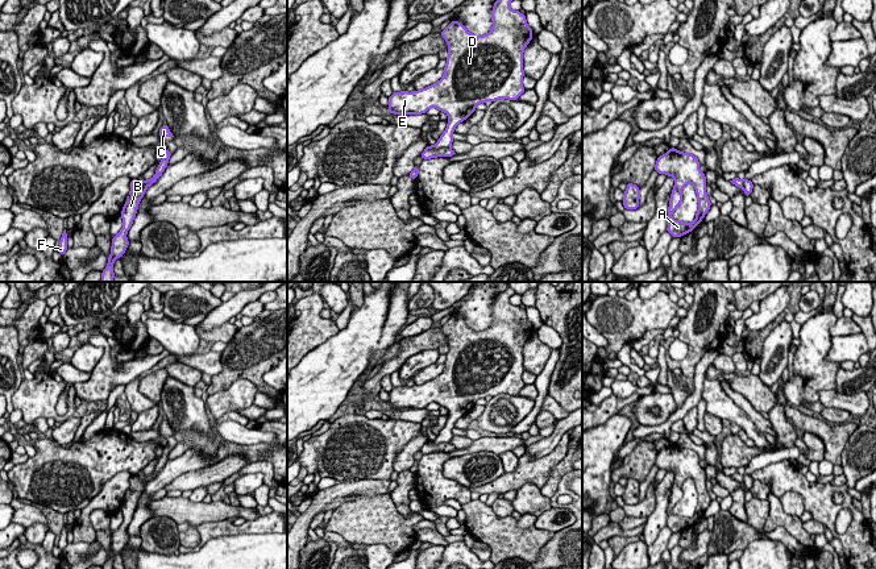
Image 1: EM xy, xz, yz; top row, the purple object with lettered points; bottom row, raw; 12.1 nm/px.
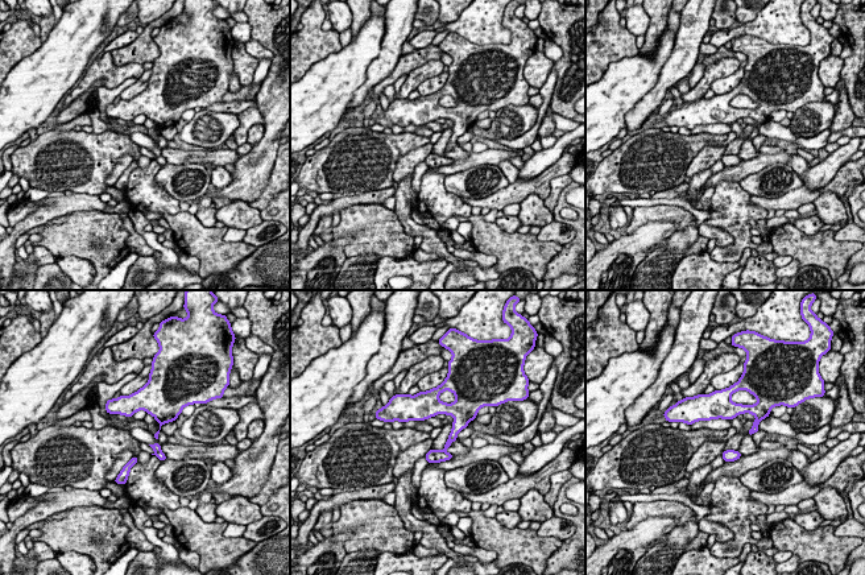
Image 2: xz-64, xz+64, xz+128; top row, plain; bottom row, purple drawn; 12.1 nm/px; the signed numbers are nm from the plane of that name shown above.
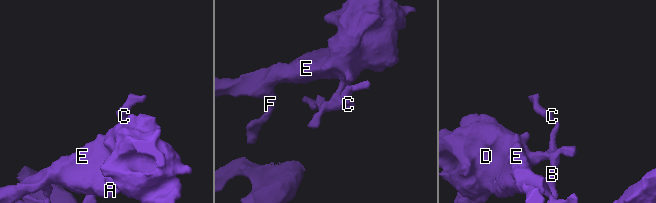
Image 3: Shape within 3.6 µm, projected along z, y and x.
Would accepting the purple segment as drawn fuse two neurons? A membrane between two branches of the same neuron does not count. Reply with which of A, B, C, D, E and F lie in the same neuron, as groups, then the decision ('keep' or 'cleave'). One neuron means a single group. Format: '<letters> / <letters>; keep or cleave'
A D E F / B C; cleave

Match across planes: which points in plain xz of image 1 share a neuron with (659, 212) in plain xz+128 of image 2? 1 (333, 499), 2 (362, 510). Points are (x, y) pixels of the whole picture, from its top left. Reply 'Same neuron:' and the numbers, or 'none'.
Same neuron: 2

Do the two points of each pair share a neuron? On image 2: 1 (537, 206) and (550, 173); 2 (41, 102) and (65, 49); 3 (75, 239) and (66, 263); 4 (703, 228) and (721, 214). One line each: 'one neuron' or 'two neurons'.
1: two neurons
2: one neuron
3: two neurons
4: two neurons

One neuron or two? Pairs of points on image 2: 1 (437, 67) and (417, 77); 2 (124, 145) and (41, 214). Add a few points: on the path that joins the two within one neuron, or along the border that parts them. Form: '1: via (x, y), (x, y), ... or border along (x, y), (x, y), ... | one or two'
1: via (431, 69), (422, 73) | one
2: border along (73, 191), (90, 193), (98, 197) | two

